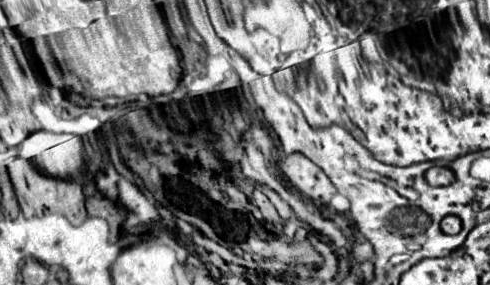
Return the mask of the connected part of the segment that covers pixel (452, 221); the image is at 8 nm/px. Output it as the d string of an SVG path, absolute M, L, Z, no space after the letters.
M445 216L441 220L441 230L445 234L457 234L461 230L461 220L457 216Z

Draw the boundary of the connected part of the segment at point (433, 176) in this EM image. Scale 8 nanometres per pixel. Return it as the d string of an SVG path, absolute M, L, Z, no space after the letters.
M433 166L425 172L425 180L431 186L449 186L455 182L455 174L451 168L443 168L443 166Z

